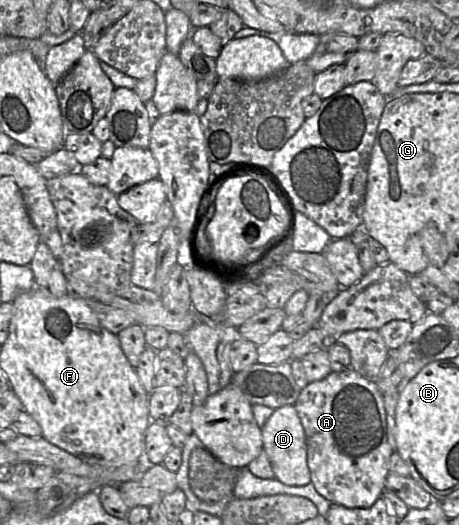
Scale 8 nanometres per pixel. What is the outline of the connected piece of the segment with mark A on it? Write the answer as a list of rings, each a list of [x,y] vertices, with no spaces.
[[[352,368],[331,371],[324,379],[308,383],[294,403],[307,445],[307,464],[315,490],[331,503],[346,508],[369,508],[383,494],[392,452],[387,436],[386,410],[376,383]]]

